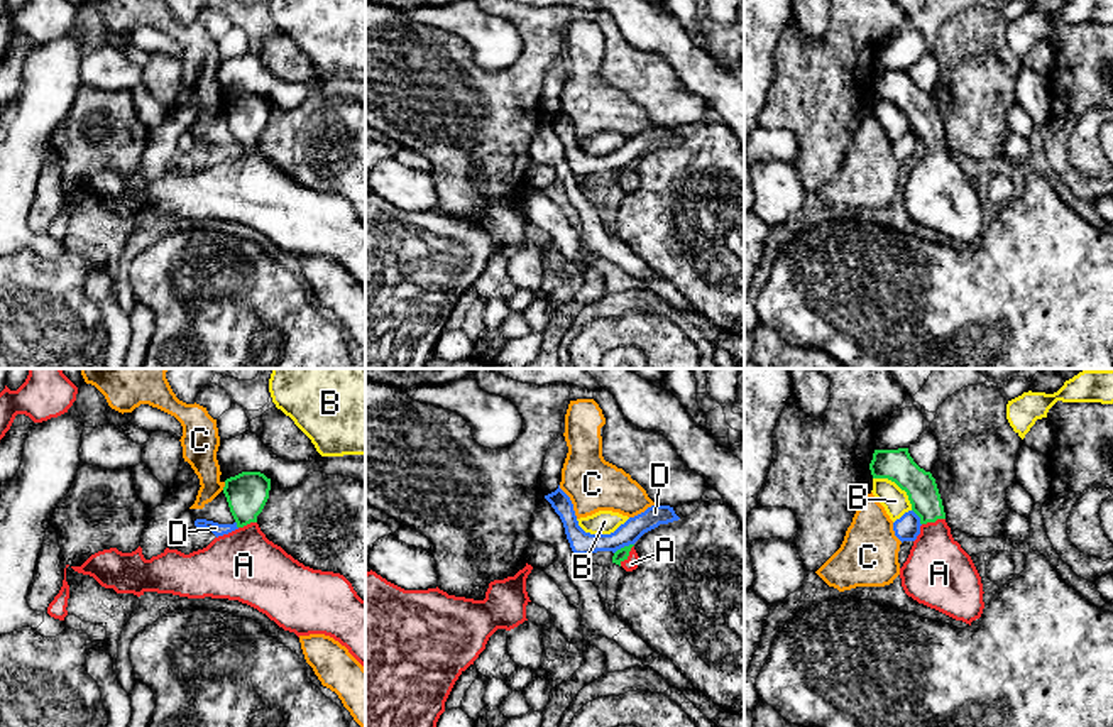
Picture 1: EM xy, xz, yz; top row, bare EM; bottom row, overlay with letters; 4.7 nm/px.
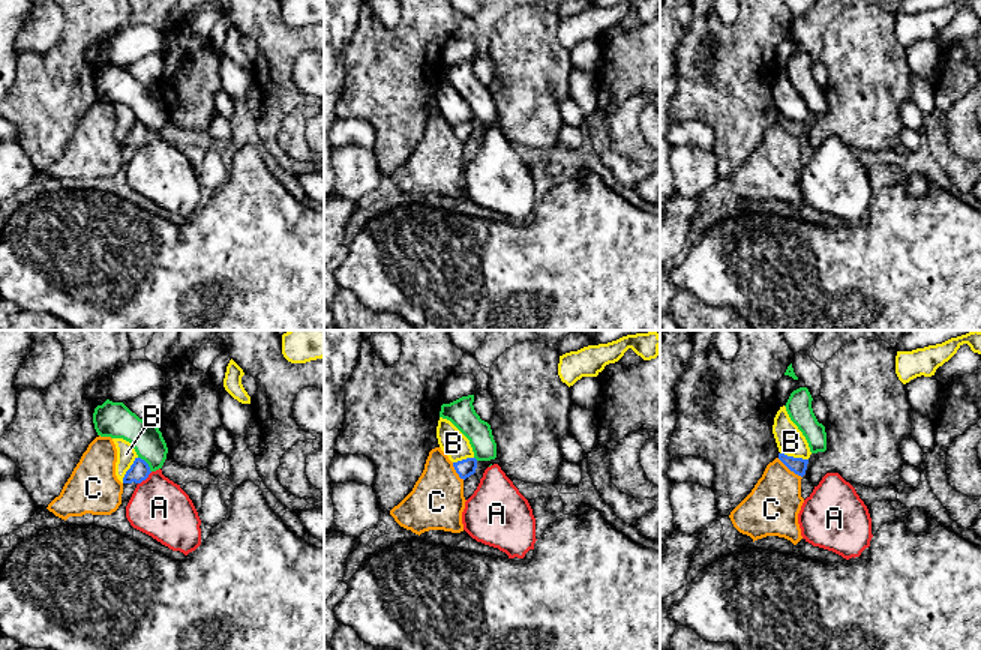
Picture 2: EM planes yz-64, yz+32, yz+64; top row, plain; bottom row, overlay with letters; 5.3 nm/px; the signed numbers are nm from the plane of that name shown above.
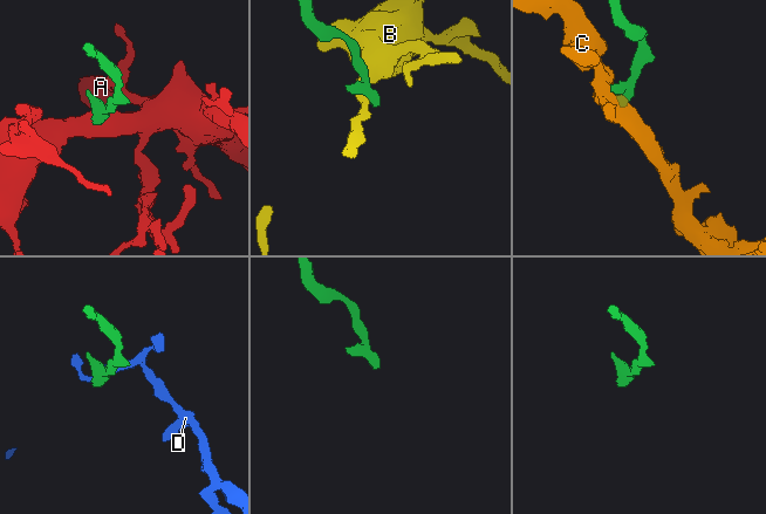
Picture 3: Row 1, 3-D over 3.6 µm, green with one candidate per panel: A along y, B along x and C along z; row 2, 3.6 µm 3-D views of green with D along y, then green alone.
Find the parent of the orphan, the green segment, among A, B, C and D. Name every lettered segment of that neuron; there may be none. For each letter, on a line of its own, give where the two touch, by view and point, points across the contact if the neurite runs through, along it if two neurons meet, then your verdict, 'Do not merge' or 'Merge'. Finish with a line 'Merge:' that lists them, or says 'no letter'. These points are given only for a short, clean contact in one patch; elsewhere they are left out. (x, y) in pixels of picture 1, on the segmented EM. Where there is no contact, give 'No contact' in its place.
A: Touches green at xz (628, 555). Path across: xz (623, 553), (628, 555), (631, 563). Merge
B: Touches green at yz (899, 486). Do not merge
C: Touches green at xy (225, 486). Boundary: xy (225, 482), (222, 489). Do not merge
D: Touches green at xz (623, 548). Boundary: xz (633, 543), (614, 553). Do not merge
Merge: A

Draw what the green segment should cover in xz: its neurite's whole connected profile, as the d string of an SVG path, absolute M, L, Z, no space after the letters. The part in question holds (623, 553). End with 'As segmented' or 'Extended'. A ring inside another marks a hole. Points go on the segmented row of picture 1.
M634 544L617 549L612 556L612 563L622 566L626 571L633 571L639 565L639 556L634 549Z. Extended

